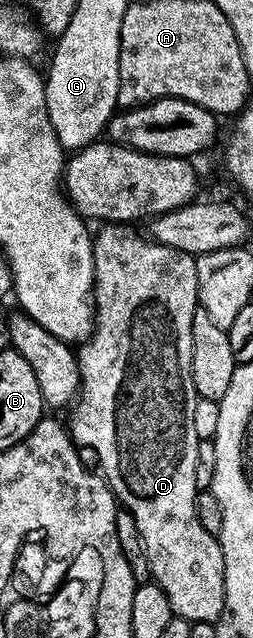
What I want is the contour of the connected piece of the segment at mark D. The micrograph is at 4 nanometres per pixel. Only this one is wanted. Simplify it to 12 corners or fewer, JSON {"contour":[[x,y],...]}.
{"contour":[[106,222],[70,437],[174,615],[214,622],[197,517],[196,259]]}

